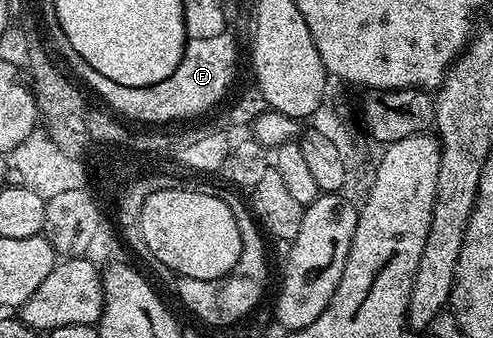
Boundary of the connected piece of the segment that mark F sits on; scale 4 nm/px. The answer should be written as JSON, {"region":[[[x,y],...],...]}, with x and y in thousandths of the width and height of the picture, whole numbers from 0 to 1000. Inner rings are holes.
{"region":[[[458,92],[430,115],[377,118],[363,198],[355,198],[335,251],[318,251],[318,263],[286,263],[286,275],[245,263],[245,311],[254,311],[254,328],[243,343],[258,352],[270,334],[262,358],[278,364],[278,334],[302,334],[302,346],[335,346],[335,334],[343,334],[351,364],[365,364],[373,346],[400,346],[430,311],[444,308],[471,257],[473,225],[481,216],[481,121],[469,98]]]}

